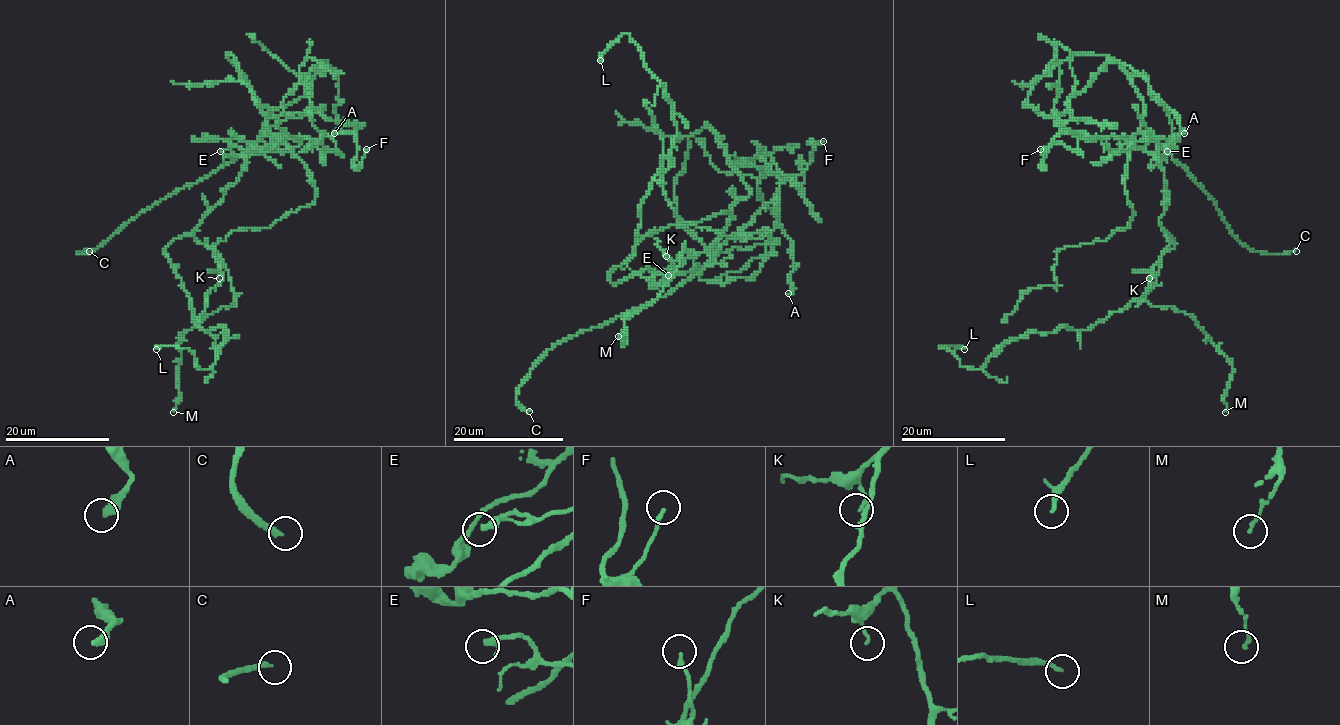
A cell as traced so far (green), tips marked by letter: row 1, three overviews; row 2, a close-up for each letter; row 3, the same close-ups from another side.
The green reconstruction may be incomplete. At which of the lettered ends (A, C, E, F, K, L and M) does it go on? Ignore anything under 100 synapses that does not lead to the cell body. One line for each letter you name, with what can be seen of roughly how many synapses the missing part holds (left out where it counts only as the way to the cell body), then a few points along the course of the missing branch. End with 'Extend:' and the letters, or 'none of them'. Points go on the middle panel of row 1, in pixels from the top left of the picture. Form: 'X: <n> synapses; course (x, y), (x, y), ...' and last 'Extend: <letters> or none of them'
C: course (529, 411), (536, 417), (557, 421), (612, 399), (683, 385), (698, 371)
Extend: C

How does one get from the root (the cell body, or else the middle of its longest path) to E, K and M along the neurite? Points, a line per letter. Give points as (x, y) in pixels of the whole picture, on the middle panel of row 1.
E: (671, 275), (682, 275), (695, 268), (668, 275)
K: (671, 275), (658, 274), (648, 267), (640, 274), (646, 278), (659, 275), (671, 264), (666, 256)
M: (671, 275), (648, 267), (640, 274), (659, 275), (682, 253), (662, 292), (623, 322), (626, 342), (618, 336)

